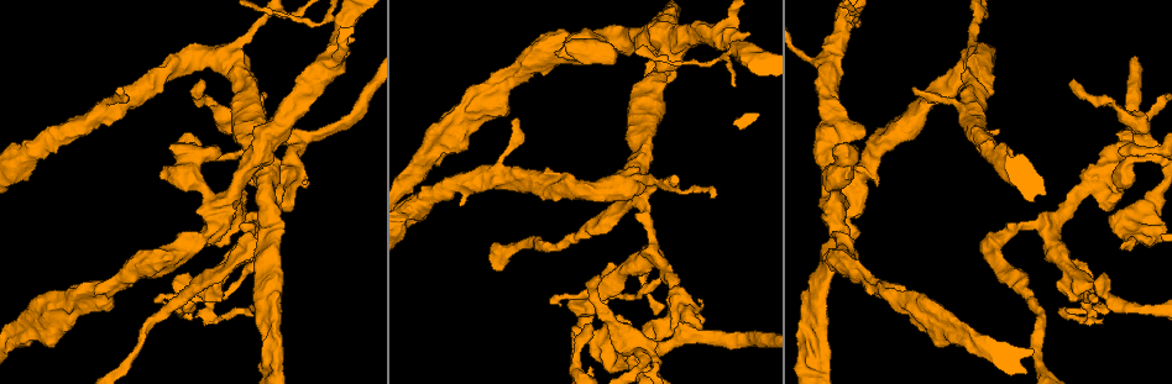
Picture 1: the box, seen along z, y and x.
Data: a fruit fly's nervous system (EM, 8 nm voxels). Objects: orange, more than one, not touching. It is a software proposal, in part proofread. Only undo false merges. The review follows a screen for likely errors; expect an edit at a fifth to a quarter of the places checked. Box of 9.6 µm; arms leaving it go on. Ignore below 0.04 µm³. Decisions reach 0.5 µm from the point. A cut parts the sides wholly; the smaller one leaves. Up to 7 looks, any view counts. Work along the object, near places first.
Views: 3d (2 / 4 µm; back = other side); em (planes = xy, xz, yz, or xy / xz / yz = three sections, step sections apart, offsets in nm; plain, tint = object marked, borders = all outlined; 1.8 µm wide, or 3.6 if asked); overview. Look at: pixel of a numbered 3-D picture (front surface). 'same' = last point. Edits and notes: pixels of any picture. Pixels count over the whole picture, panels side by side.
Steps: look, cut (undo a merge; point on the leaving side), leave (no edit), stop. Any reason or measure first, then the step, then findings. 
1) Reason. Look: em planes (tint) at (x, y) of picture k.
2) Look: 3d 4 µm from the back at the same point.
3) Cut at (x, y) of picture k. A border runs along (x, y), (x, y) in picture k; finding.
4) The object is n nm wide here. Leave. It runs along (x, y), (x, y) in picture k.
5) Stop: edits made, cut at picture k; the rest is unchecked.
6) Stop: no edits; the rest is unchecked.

Thick turns thin. Look: em xy step 8 (tint) at (973, 50) of picture 1.

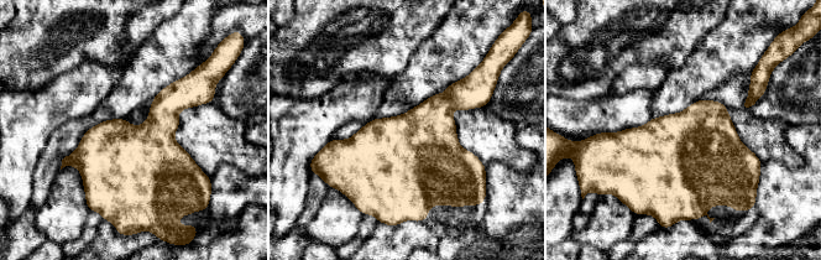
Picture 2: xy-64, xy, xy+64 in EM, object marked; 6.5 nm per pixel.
Leave. All the same cell.

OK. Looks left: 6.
A fork. Look: 3d 4 µm at (287, 176) of picture 1.

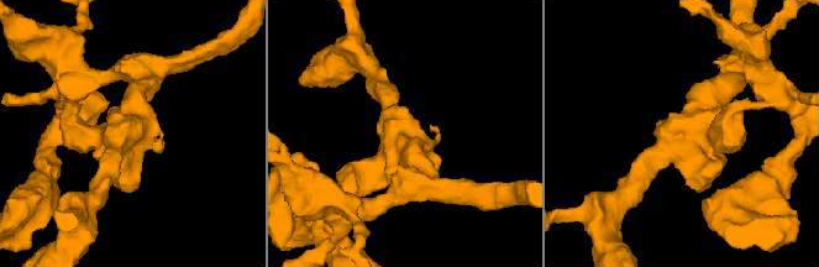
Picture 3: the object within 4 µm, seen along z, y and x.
Look: em planes (borders) at (122, 138) of picture 3.

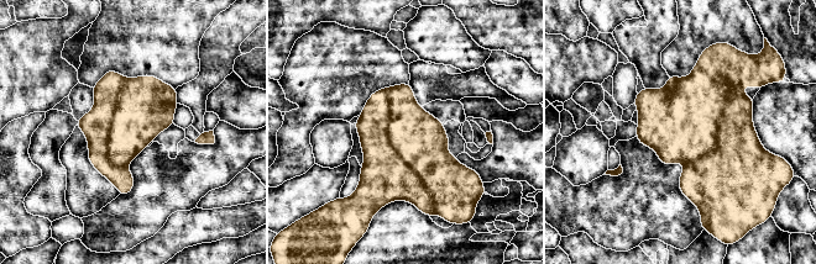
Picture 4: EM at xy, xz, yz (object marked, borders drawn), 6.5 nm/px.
Cut at (385, 177) of picture 4. Two cells meet here.

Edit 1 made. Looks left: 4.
Two arms in line, one across. Look: em 3.6 µm planes (tint) at (729, 23) of picture 1.

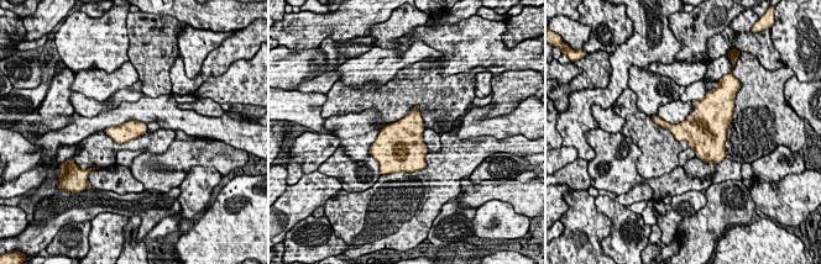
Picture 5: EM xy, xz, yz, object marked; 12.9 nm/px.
Leave. All the same cell.

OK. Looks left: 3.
Stop: edits made, cut at picture 4; the rest is unchecked.

